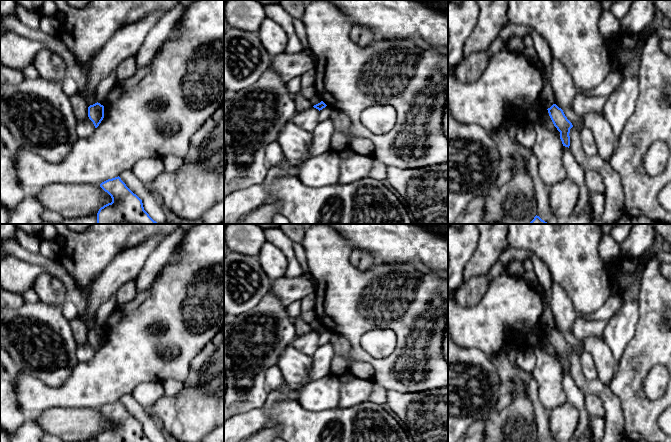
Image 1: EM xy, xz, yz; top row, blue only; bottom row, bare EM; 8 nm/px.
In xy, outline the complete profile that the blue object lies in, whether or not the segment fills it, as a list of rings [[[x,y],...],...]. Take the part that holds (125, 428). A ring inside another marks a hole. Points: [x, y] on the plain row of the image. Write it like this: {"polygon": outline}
{"polygon": [[[119,400],[102,406],[100,411],[111,420],[112,426],[99,433],[97,442],[151,442],[144,434],[142,424],[126,410]]]}

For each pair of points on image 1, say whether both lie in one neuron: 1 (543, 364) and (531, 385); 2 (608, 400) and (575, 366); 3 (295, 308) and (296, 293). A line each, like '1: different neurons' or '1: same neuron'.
1: different neurons
2: same neuron
3: different neurons

